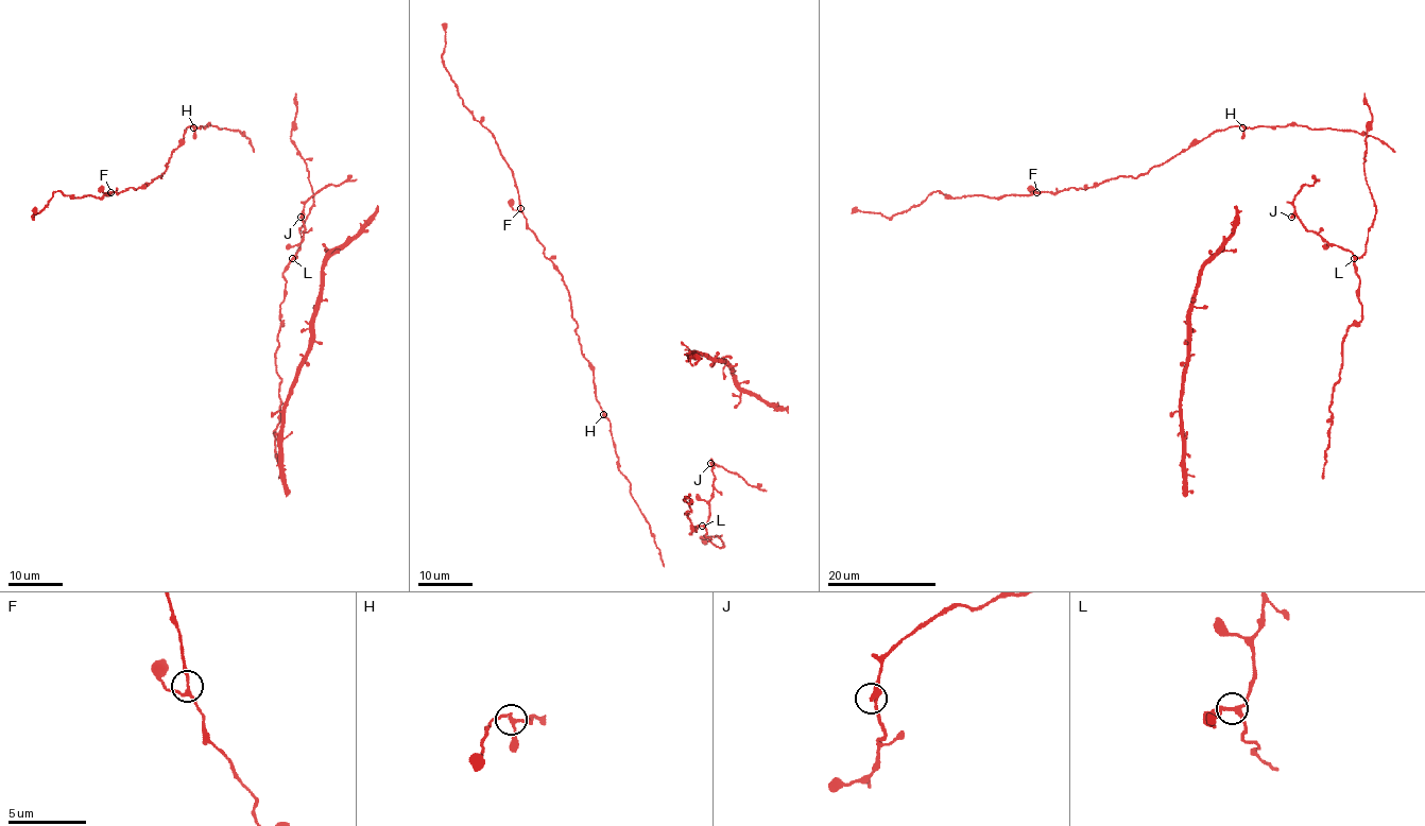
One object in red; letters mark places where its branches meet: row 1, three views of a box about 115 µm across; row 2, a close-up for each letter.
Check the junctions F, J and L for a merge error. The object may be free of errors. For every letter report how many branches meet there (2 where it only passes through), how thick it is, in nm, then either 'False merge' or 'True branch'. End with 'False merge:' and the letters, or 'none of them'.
F: Branches: 3. Thickness 200 nm. True branch
J: Branches: 3. Thickness 200 nm. True branch
L: Branches: 3. Thickness 260 nm. True branch
False merge: none of them

